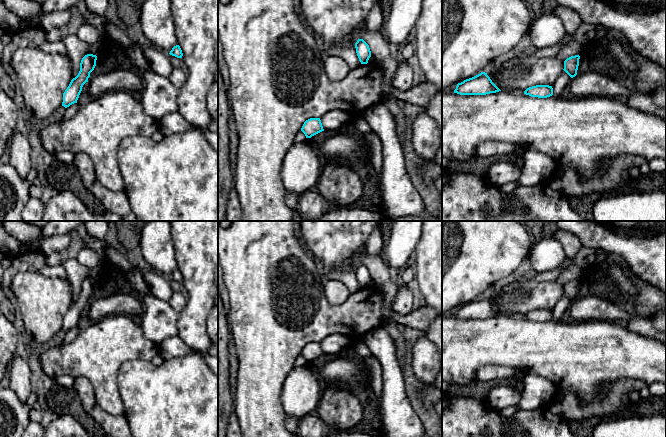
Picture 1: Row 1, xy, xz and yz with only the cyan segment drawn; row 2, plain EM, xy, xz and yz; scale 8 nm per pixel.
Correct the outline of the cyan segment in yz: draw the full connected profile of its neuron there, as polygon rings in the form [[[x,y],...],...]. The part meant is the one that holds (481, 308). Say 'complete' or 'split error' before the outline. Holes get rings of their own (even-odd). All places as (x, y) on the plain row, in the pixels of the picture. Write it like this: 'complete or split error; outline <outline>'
complete; outline [[[485,296],[458,307],[454,317],[460,319],[486,319],[501,315]]]

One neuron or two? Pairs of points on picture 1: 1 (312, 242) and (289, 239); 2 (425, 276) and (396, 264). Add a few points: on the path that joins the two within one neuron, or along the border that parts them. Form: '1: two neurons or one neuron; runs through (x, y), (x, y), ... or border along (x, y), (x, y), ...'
1: two neurons; border along (297, 231), (301, 243), (315, 260)
2: two neurons; border along (420, 240), (413, 252), (411, 262)

